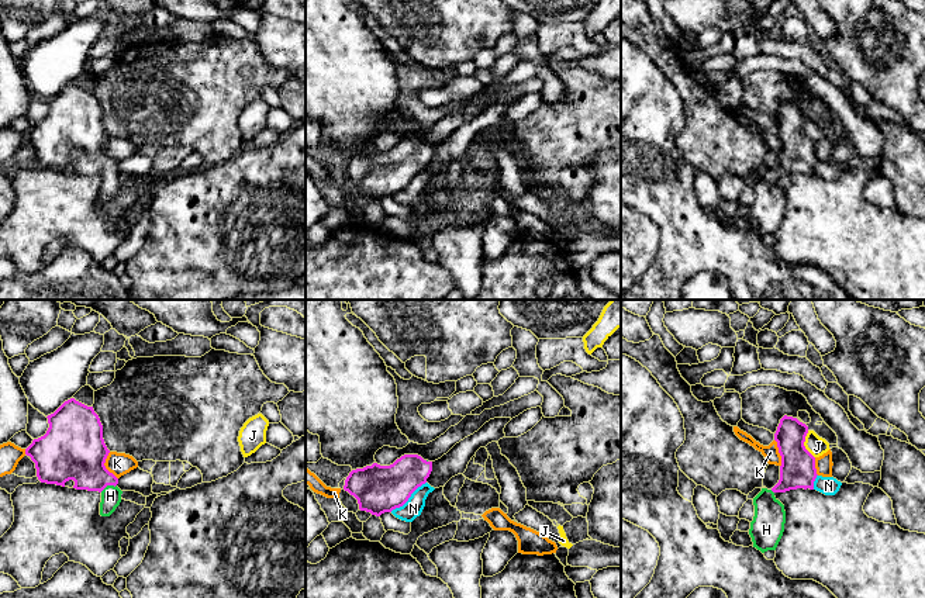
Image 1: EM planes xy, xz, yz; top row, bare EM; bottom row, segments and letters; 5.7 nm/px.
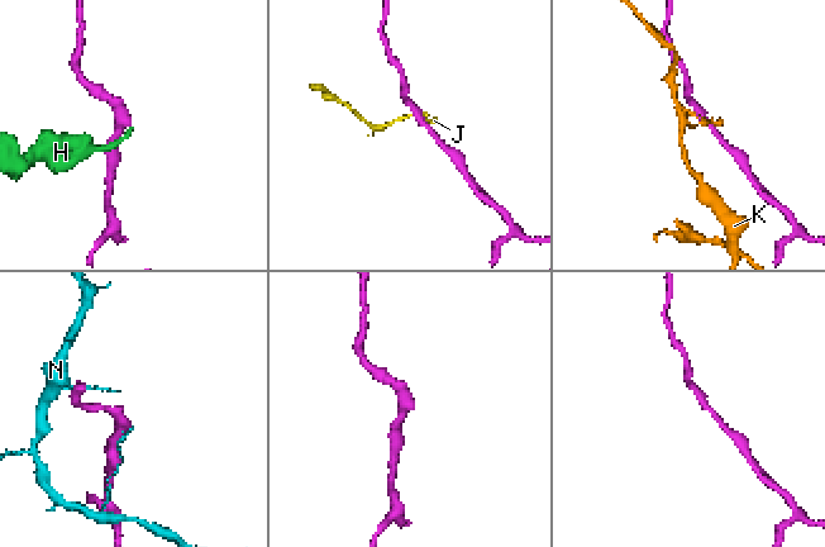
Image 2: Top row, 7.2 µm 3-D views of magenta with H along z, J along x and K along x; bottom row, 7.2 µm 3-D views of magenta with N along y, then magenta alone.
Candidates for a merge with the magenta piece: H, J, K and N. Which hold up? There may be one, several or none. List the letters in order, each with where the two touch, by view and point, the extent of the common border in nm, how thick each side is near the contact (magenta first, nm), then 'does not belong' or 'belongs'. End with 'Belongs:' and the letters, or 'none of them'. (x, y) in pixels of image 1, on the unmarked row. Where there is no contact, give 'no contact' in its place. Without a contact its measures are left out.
H: xy (107, 169) | 100 nm | 320/110 nm | belongs
J: yz (803, 130) | 170 nm | 200/110 nm | does not belong
K: xy (104, 151) | 170 nm | 360/130 nm | does not belong
N: xz (408, 182) | 260 nm | 280/110 nm | does not belong
Belongs: H

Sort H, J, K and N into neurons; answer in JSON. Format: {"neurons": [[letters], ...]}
{"neurons": [["H"], ["J"], ["K"], ["N"]]}

